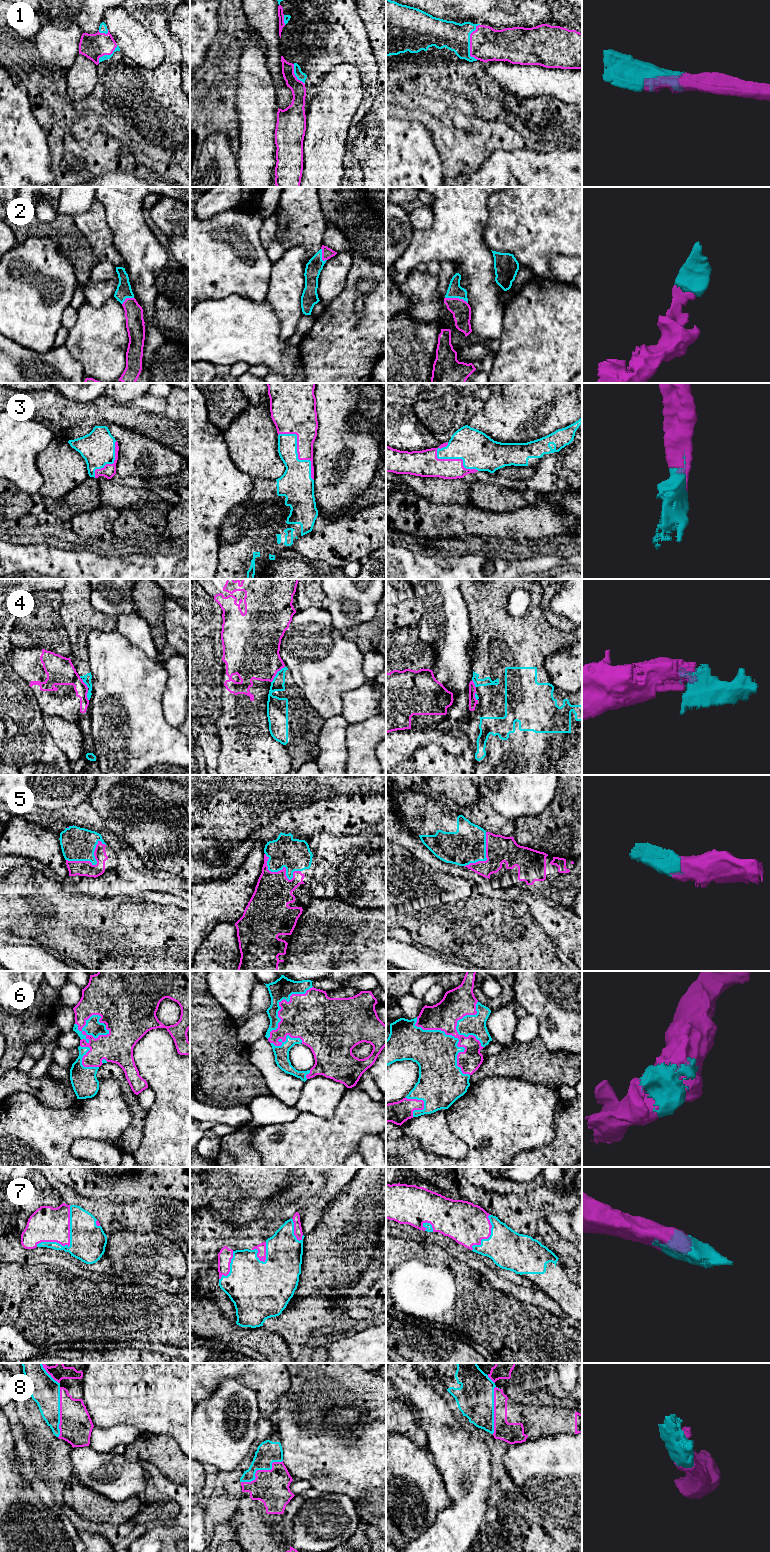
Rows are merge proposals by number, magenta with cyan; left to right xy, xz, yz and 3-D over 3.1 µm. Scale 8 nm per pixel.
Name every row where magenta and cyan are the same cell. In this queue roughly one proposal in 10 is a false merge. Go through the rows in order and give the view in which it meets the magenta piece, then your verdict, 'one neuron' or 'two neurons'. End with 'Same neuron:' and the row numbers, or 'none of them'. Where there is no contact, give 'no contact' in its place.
1: yz | one neuron
2: yz | one neuron
3: xz | one neuron
4: xz | two neurons
5: xz | one neuron
6: xy | one neuron
7: xy | one neuron
8: xz | one neuron
Same neuron: 1, 2, 3, 5, 6, 7, 8

